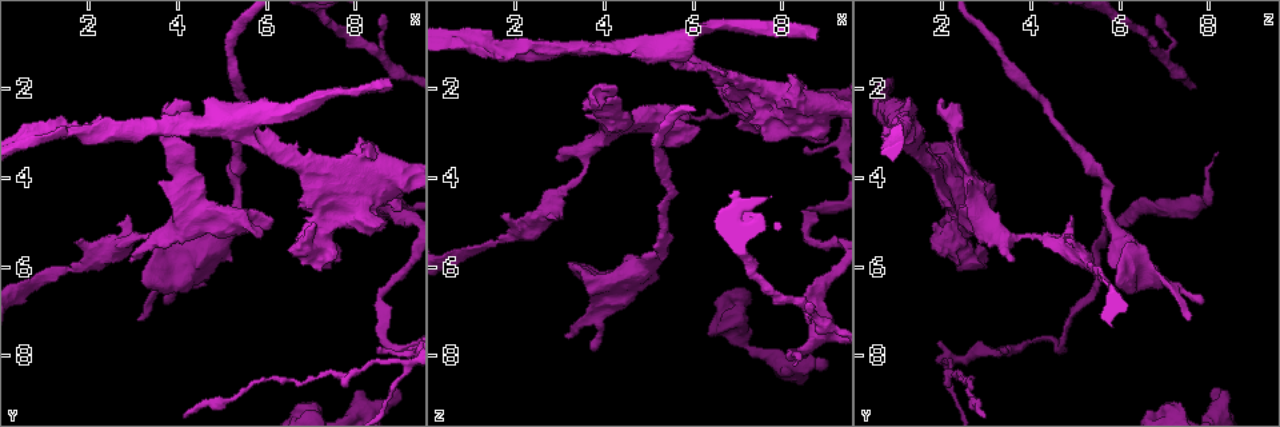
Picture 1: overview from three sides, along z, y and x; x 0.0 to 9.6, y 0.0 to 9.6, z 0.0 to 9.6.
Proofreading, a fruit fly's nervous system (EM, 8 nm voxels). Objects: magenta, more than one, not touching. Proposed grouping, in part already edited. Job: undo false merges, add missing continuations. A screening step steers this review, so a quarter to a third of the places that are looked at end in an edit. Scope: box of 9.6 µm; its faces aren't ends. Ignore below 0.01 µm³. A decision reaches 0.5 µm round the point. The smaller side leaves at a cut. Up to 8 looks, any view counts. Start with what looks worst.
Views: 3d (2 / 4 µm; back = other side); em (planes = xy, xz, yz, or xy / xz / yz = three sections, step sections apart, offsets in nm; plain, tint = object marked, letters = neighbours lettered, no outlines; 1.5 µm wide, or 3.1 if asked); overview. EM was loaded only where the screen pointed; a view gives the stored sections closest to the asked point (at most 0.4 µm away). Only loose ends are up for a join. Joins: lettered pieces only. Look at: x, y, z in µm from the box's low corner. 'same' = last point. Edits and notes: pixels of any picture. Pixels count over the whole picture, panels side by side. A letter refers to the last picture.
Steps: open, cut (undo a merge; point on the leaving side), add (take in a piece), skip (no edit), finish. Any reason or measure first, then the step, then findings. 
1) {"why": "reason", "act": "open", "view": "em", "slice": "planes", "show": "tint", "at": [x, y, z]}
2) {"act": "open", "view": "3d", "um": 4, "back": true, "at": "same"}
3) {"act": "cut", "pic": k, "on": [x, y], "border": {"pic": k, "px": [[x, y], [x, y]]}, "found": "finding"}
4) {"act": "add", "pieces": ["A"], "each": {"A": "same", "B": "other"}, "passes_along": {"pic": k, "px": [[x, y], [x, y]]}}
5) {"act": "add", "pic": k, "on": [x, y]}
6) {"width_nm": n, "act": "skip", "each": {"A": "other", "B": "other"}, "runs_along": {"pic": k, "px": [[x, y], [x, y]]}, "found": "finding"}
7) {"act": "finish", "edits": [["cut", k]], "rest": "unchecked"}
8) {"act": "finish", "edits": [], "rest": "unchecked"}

{"why": "free end", "act": "open", "view": "3d", "um": 2, "at": [8.85, 2.05, 0.80]}

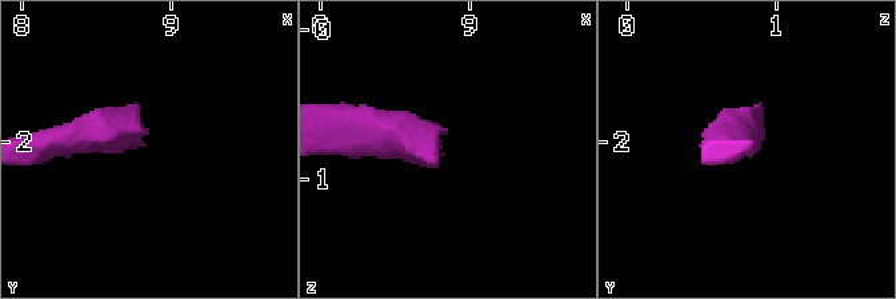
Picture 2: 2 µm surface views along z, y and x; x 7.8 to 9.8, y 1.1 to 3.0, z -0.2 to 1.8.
{"why": "shape alone is not enough", "act": "open", "view": "em", "slice": "xy", "step": 4, "show": "letters", "at": [8.80, 2.04, 0.84]}

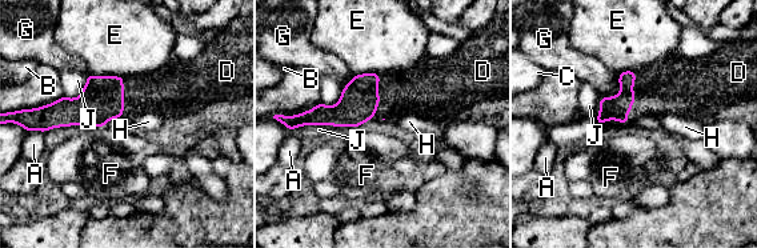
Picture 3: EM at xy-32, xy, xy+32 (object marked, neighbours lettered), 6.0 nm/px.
{"act": "add", "pieces": ["D"], "each": {"A": "other", "B": "other", "C": "other", "D": "same", "E": "other", "F": "other", "G": "other", "H": "other", "J": "other"}, "passes_along": {"pic": 3, "px": [[617, 107], [635, 96], [675, 86]]}, "found": "the neuron continues"}

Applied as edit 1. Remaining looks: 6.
{"why": "redraw", "act": "open", "view": "overview"}

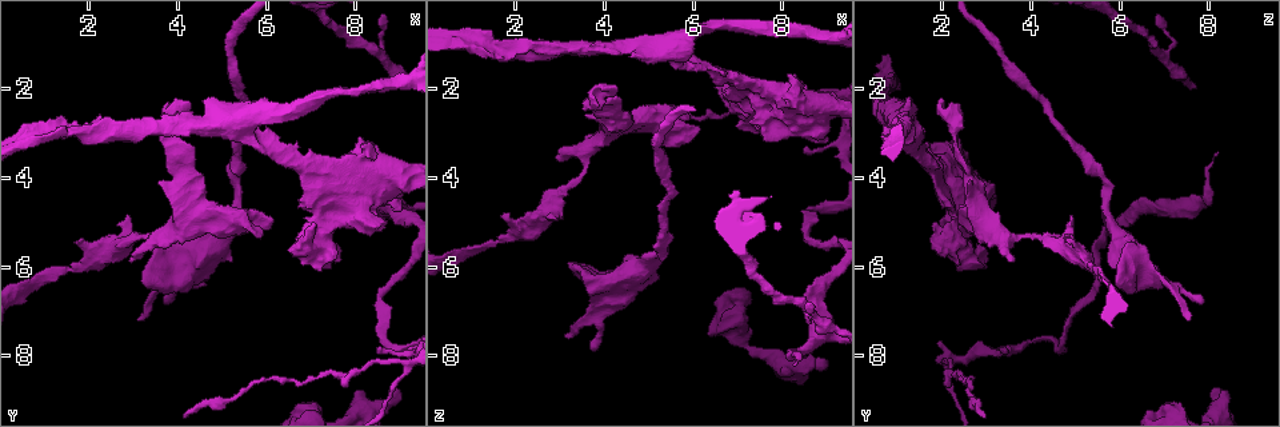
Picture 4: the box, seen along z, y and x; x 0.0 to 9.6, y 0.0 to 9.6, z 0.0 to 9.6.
{"why": "abrupt turn", "act": "open", "view": "em", "slice": "planes", "show": "plain", "at": [8.60, 7.65, 4.70]}

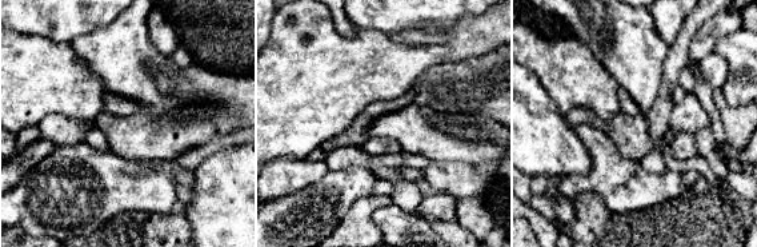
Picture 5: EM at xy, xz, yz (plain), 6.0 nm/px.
{"why": "see the neighbours", "act": "open", "view": "em", "slice": "planes", "show": "letters", "at": "same"}

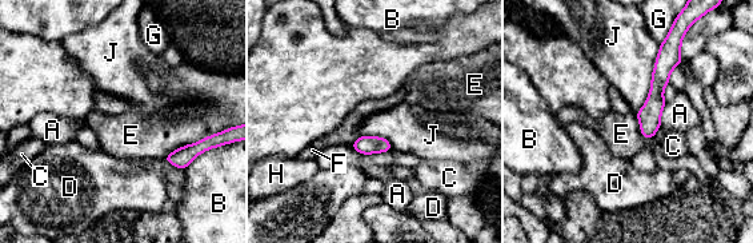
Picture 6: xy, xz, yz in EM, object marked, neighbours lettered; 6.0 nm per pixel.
{"longest_contact_nm": ["J", 440], "act": "skip", "each": {"A": "other", "B": "other", "C": "other", "D": "other", "E": "other", "F": "other", "G": "other", "H": "other", "J": "other"}, "found": "continuous, no second neuron"}

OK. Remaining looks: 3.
{"why": "calibre changes", "act": "open", "view": "em", "slice": "xz", "step": 8, "show": "tint", "at": [8.55, 9.15, 8.20]}

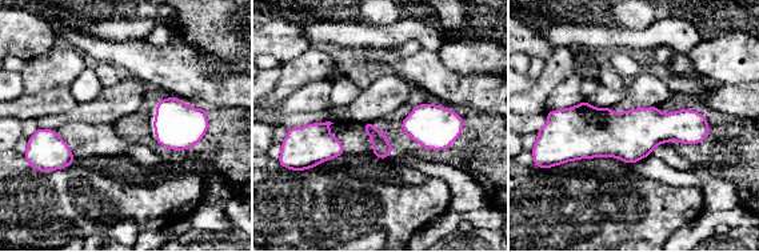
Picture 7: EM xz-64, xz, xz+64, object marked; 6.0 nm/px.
{"act": "open", "view": "em", "slice": "planes", "show": "tint", "at": "same"}

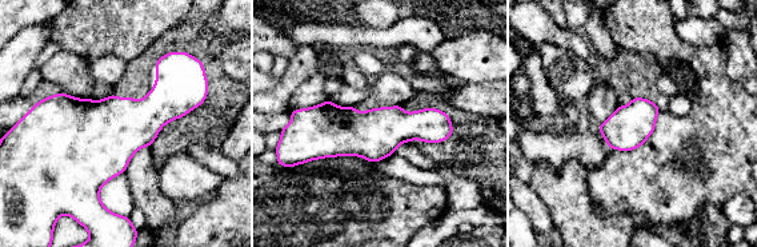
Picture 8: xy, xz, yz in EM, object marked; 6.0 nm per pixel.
{"why": "see the neighbours", "act": "open", "view": "em", "slice": "planes", "show": "letters", "at": "same"}

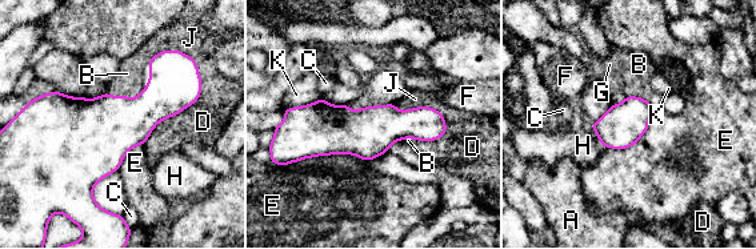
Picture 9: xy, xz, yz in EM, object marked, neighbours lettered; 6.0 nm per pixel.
{"longest_contact_nm": ["D", 500], "act": "skip", "each": {"A": "other", "B": "other", "C": "other", "D": "other", "E": "other", "F": "other", "G": "other", "H": "other", "J": "other", "K": "other"}, "runs_along": {"pic": 9, "px": [[295, 117], [314, 125], [443, 127]]}, "found": "all the same neuron"}

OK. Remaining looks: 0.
{"act": "finish", "edits": [["add", 3]], "rest": "unchecked"}

